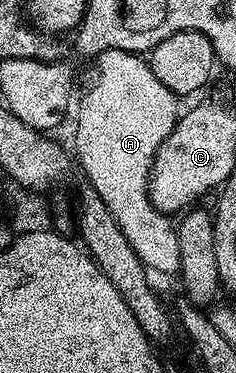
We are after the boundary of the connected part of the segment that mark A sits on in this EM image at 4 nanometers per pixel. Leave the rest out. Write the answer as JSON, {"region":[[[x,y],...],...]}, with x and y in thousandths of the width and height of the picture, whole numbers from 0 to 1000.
{"region":[[[462,129],[407,153],[407,172],[415,172],[415,217],[386,231],[364,247],[364,260],[347,268],[347,282],[331,290],[331,335],[314,343],[314,397],[322,410],[322,440],[347,448],[347,461],[364,469],[364,483],[377,501],[411,520],[411,525],[441,542],[441,552],[458,552],[458,563],[475,574],[475,584],[492,584],[492,606],[508,606],[508,617],[525,627],[525,638],[542,638],[542,660],[559,660],[559,670],[576,670],[576,681],[593,692],[593,702],[619,710],[640,732],[653,729],[754,729],[763,713],[763,649],[754,646],[754,614],[729,598],[725,582],[708,571],[661,563],[661,552],[644,552],[636,539],[636,458],[653,442],[661,413],[678,402],[678,391],[695,381],[695,370],[712,370],[712,359],[729,359],[737,335],[763,319],[763,279],[758,260],[737,255],[729,241],[712,241],[712,231],[695,231],[695,220],[678,220],[678,209],[661,209],[661,198],[644,198],[631,169],[589,142],[547,139],[542,134],[492,134]]]}

